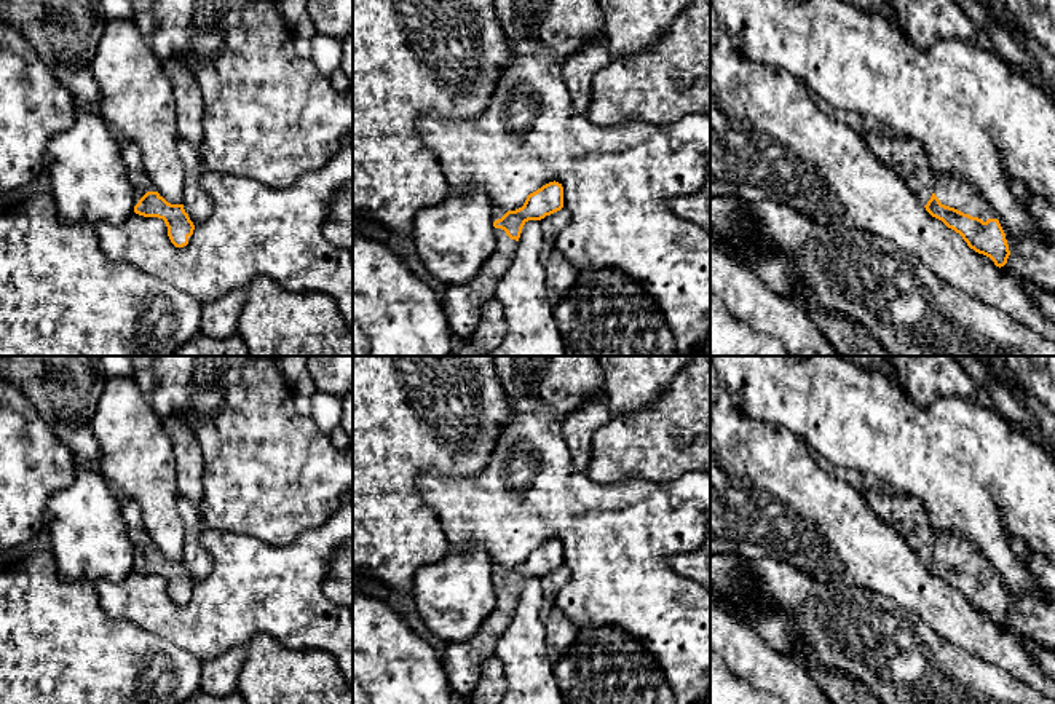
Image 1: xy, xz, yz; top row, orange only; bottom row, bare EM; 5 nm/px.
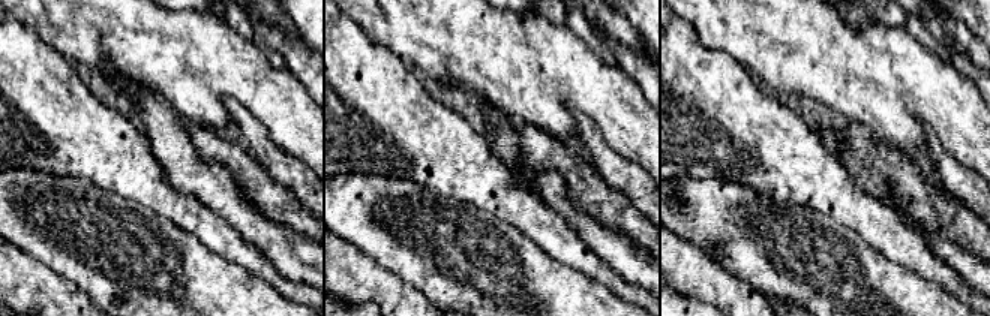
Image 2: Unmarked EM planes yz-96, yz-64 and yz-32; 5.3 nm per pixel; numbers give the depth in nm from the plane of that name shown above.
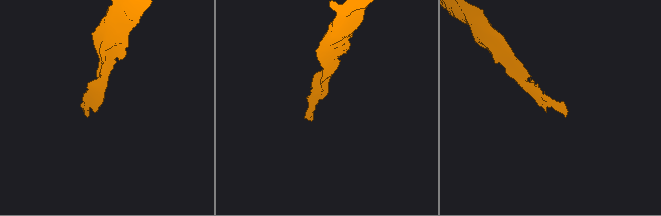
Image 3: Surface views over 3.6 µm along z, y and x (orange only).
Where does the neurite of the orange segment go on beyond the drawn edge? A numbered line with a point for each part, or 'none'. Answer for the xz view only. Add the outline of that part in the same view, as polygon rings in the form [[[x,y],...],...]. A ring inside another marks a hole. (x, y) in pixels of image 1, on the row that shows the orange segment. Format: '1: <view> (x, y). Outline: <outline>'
1: xz (463, 304). Outline: [[[495,228],[496,247],[469,281],[450,286],[442,302],[453,335],[466,340],[479,326],[484,307],[495,299],[495,289],[511,268],[519,241]]]

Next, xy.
1: xy (139, 179). Outline: [[[124,140],[121,144],[121,158],[126,164],[128,177],[132,185],[134,204],[137,204],[147,192],[158,192],[145,171],[140,148],[134,142]]]

